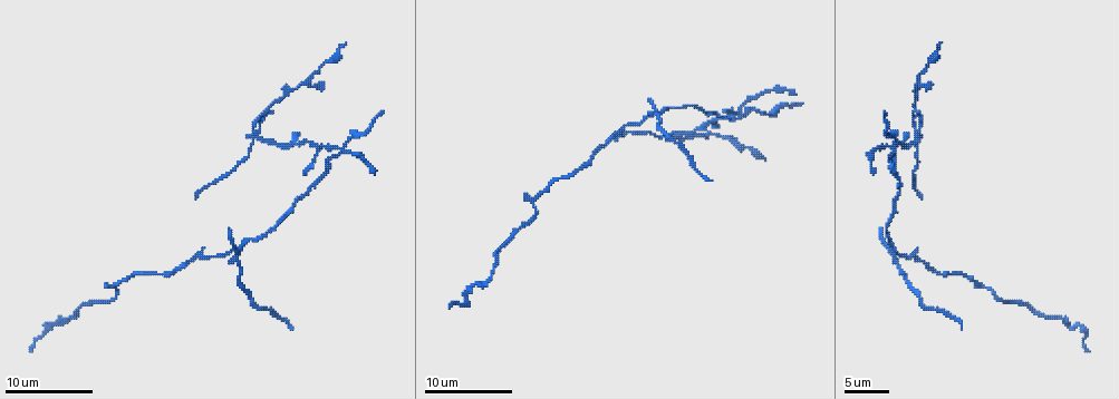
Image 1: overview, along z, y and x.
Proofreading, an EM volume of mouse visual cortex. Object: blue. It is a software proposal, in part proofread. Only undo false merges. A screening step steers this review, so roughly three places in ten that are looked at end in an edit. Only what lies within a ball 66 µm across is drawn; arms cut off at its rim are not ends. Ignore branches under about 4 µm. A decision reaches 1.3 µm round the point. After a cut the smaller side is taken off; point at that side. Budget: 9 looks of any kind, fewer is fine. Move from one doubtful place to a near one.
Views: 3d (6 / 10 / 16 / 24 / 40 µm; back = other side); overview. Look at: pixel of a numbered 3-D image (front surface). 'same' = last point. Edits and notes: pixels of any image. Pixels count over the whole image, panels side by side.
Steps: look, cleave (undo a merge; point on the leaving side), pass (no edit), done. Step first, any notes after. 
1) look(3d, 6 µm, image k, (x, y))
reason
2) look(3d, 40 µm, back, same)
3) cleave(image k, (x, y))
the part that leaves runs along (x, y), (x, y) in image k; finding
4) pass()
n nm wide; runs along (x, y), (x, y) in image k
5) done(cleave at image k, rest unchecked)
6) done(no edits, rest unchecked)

look(3d, 16 µm, image 1, (890, 250))
four or more arms meet

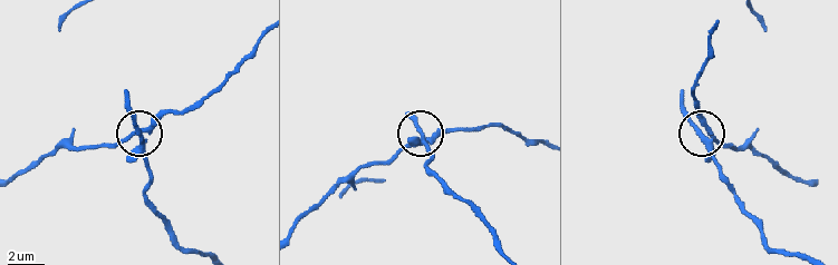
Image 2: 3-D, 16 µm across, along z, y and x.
look(3d, 6 µm, image 2, (703, 139))

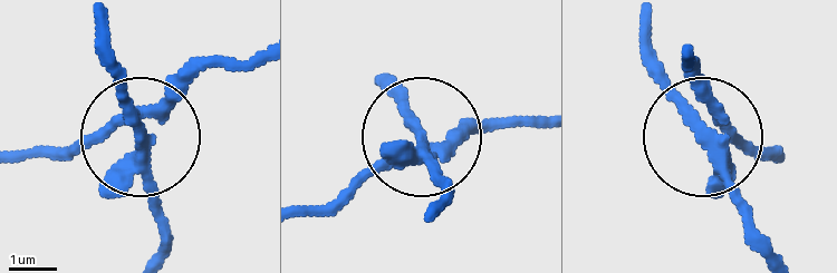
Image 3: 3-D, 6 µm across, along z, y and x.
cleave(image 3, (119, 99))
290 nm wide; the part that leaves runs along (146, 161), (159, 252) in image 3; two cells meet here

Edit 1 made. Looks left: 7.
look(overview)

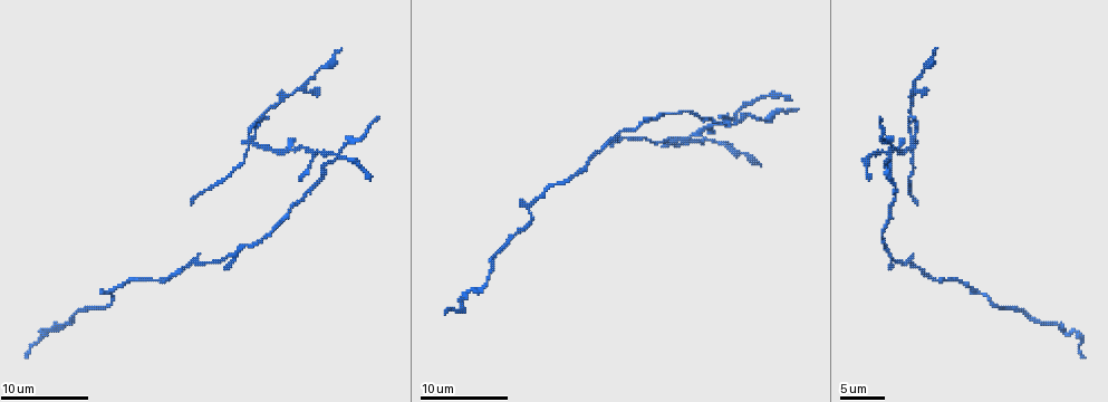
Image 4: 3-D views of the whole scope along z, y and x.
look(3d, 16 µm, image 4, (327, 164))
arms part here

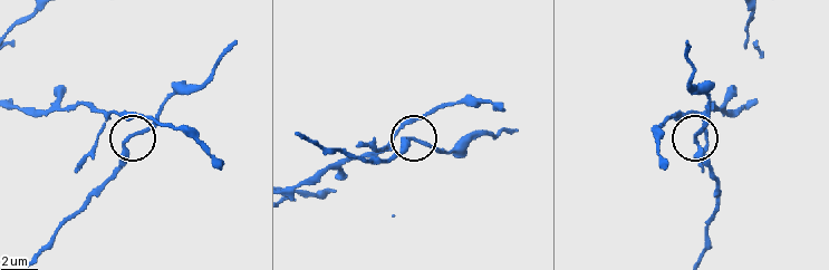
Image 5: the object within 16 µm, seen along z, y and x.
pass()
side arm 9 µm; 3 arms; one cell here

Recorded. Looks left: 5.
look(3d, 10 µm, image 4, (248, 138))
four arms meet

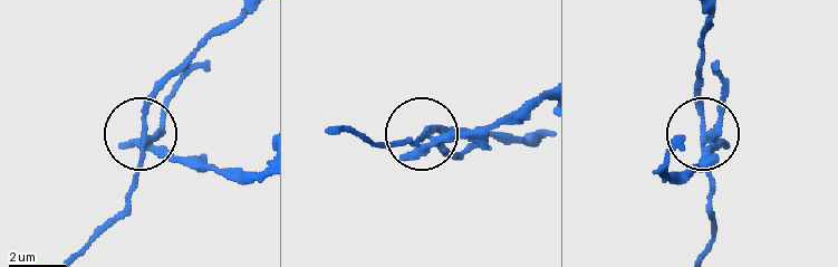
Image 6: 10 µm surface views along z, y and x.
look(3d, 10 µm, back, image 6, (708, 140))
from behind

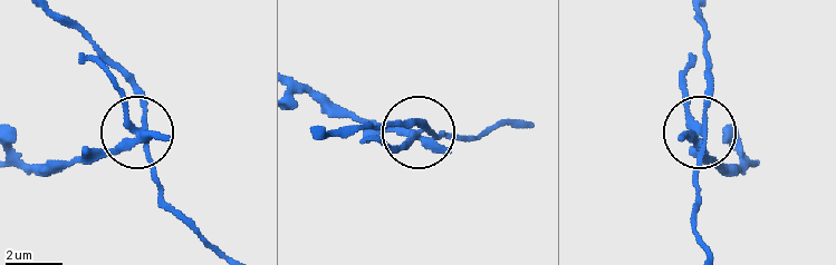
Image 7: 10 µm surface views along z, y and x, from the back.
cleave(image 7, (118, 92))
4 arms; the part that leaves runs along (138, 131), (88, 40), (45, 11) in image 7; two cells meet here

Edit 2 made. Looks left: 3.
look(3d, 10 µm, image 4, (712, 126))
three-way junction

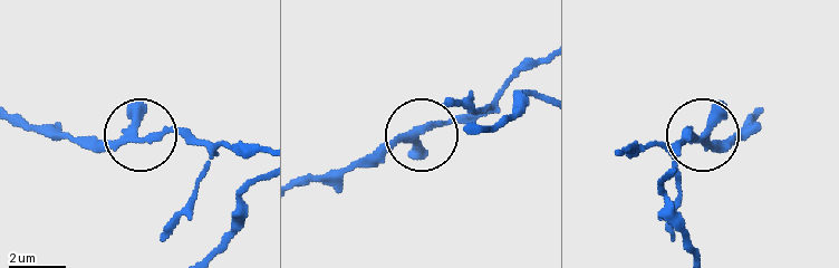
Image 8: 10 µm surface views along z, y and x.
look(3d, 10 µm, back, image 8, (699, 140))

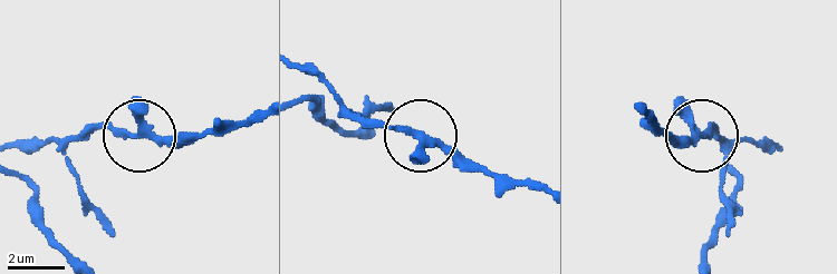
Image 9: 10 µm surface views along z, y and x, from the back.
pass()
3 arms; all the same cell

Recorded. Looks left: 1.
done(cleave at image 3, cleave at image 7, rest unchecked)

